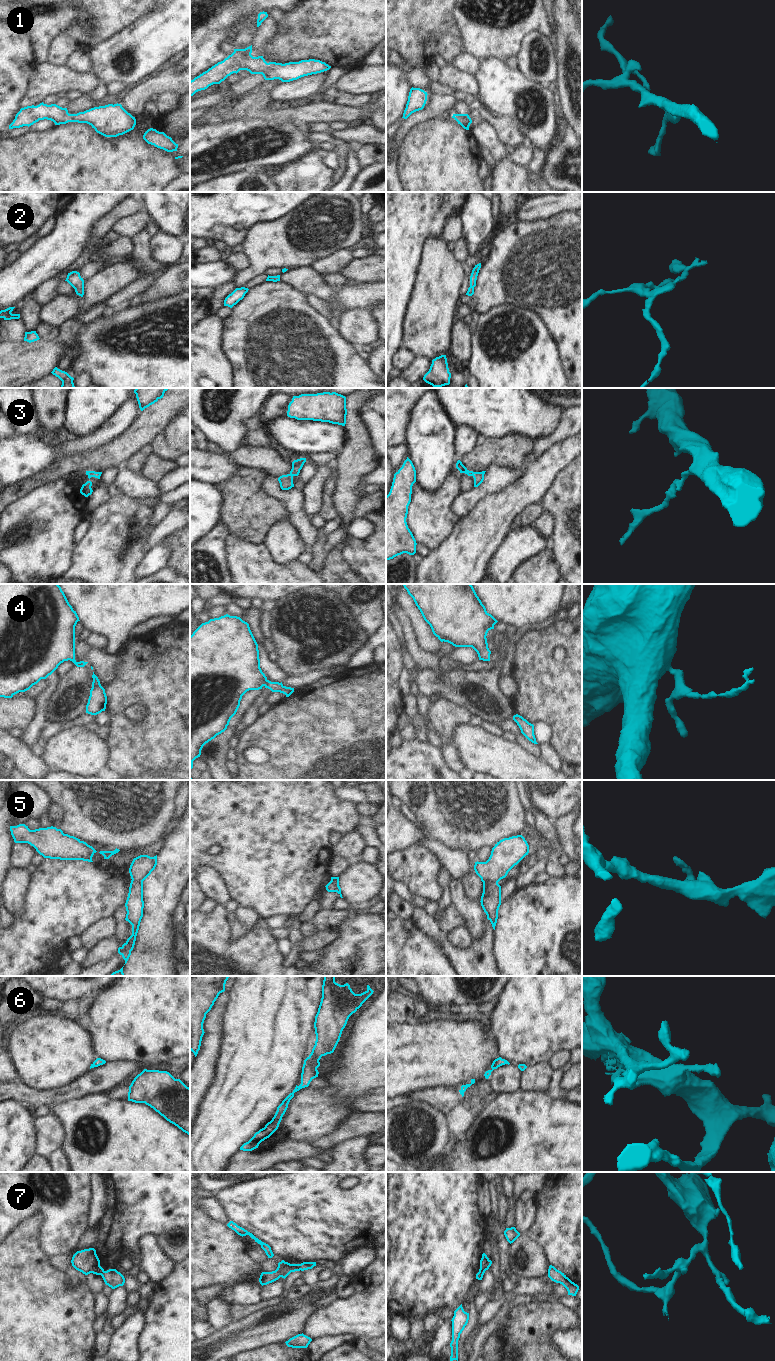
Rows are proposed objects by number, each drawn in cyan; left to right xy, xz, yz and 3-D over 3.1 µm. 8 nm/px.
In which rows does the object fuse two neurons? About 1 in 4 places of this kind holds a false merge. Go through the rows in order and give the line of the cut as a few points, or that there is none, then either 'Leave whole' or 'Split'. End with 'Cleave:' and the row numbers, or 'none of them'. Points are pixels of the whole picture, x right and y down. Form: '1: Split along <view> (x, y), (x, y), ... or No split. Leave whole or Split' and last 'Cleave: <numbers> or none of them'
1: No split. Leave whole
2: No split. Leave whole
3: No split. Leave whole
4: No split. Leave whole
5: Split along xz (336, 878), (336, 889), (334, 891). Split
6: No split. Leave whole
7: Split along xz (297, 1264), (300, 1269). Split
Cleave: 5, 7.

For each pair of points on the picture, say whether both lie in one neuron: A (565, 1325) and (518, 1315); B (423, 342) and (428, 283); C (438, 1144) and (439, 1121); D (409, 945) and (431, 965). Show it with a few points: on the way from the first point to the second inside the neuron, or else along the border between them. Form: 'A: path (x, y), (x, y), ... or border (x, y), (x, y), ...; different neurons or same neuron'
A: path (553, 1321), (530, 1321); same neuron
B: path (428, 327), (428, 298); same neuron
C: path (438, 1138), (438, 1127); same neuron
D: path (414, 950), (426, 962); same neuron

